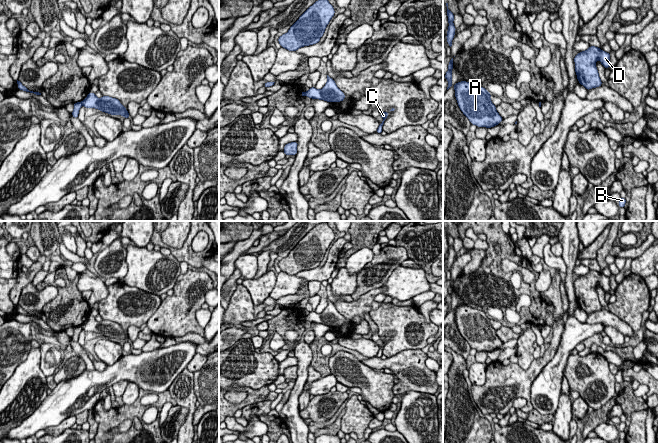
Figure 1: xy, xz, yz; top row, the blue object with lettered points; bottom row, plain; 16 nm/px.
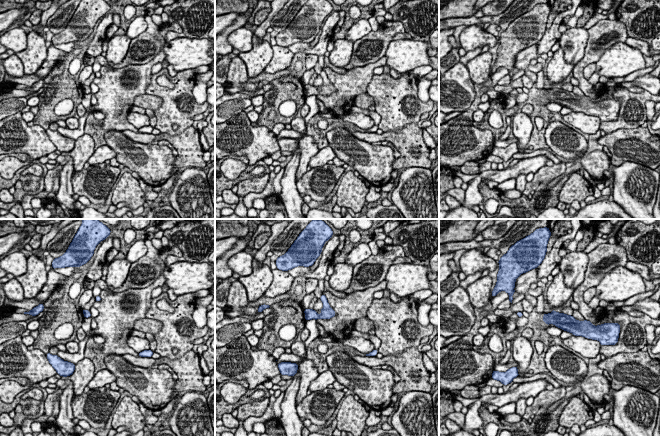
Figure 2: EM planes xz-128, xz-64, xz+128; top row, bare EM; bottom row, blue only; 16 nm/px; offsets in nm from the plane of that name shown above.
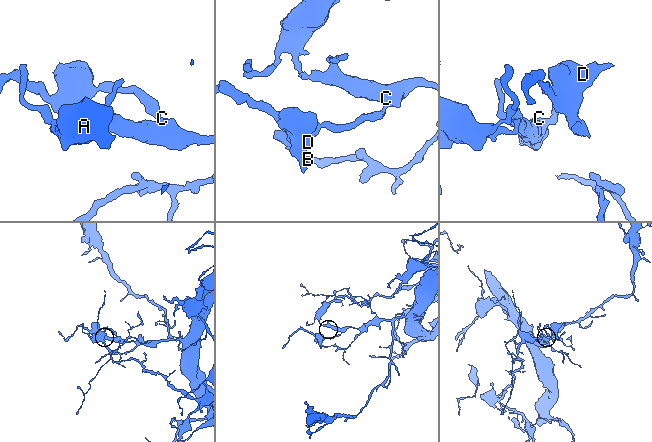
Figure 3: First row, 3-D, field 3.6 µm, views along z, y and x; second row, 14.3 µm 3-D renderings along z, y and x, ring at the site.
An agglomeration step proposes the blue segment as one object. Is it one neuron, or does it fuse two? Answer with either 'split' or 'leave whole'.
split

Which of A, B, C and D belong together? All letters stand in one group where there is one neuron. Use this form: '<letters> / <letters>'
A / B C D

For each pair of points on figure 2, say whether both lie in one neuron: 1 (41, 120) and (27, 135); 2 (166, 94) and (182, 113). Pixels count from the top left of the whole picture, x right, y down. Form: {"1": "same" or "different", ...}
{"1": "different", "2": "same"}

